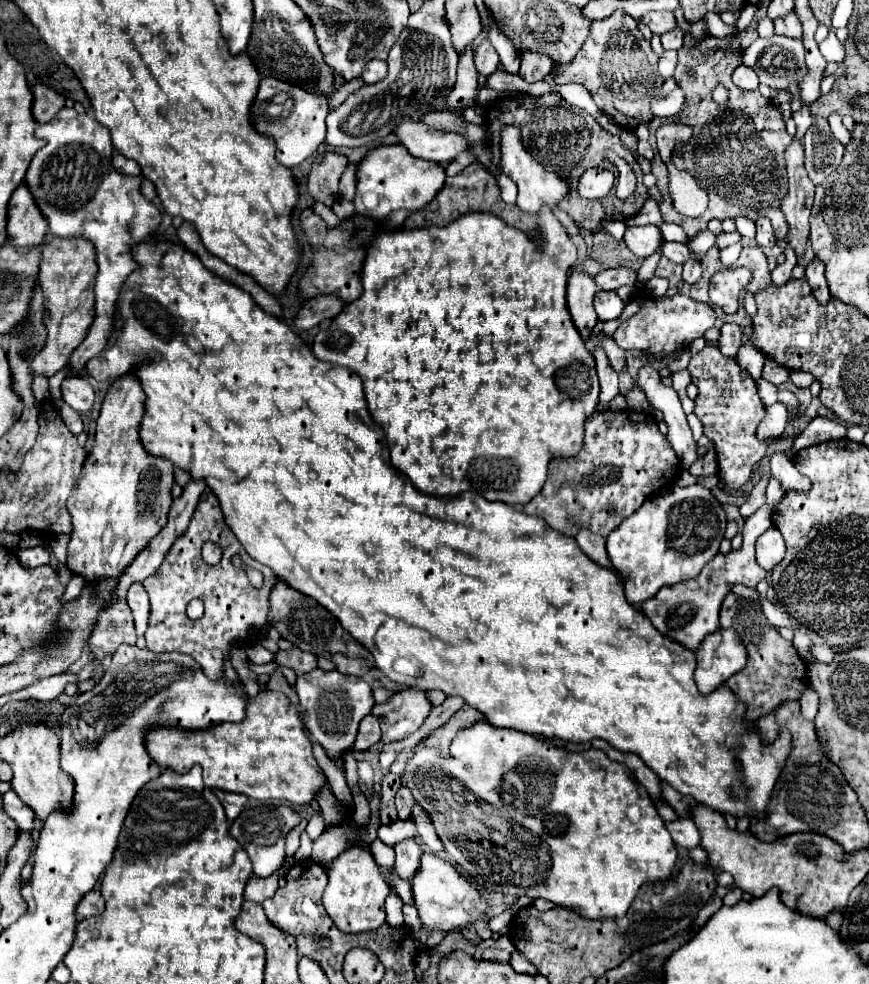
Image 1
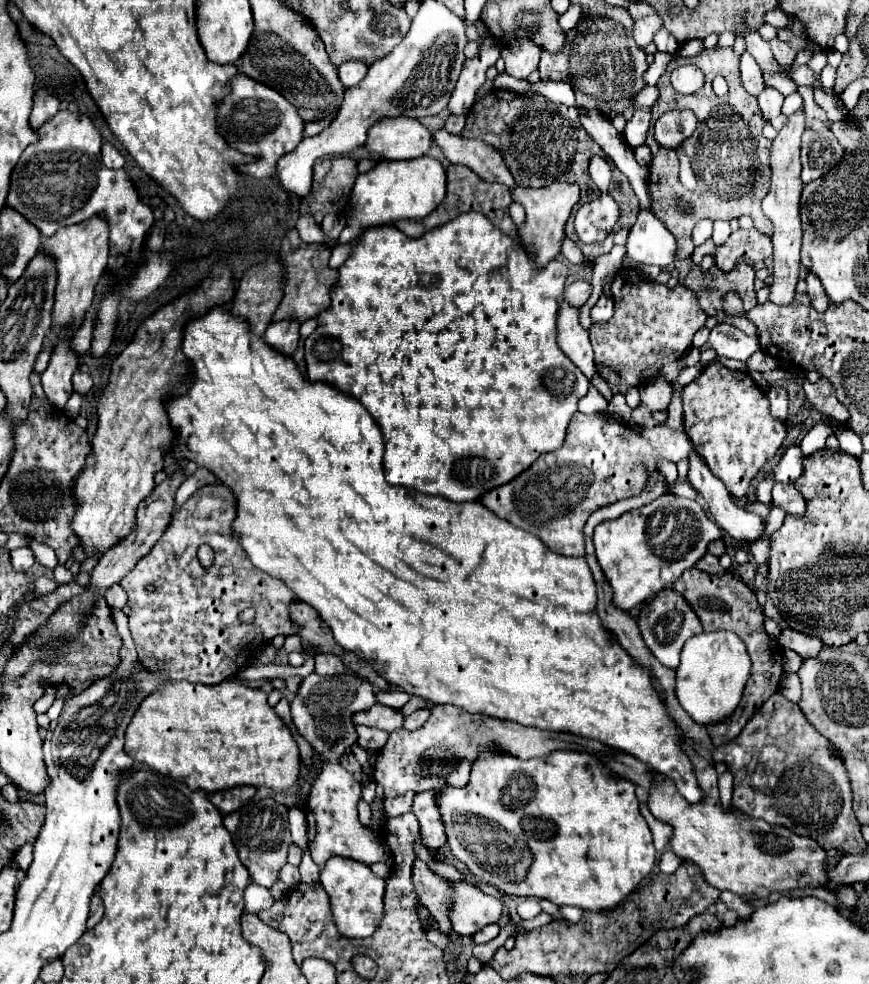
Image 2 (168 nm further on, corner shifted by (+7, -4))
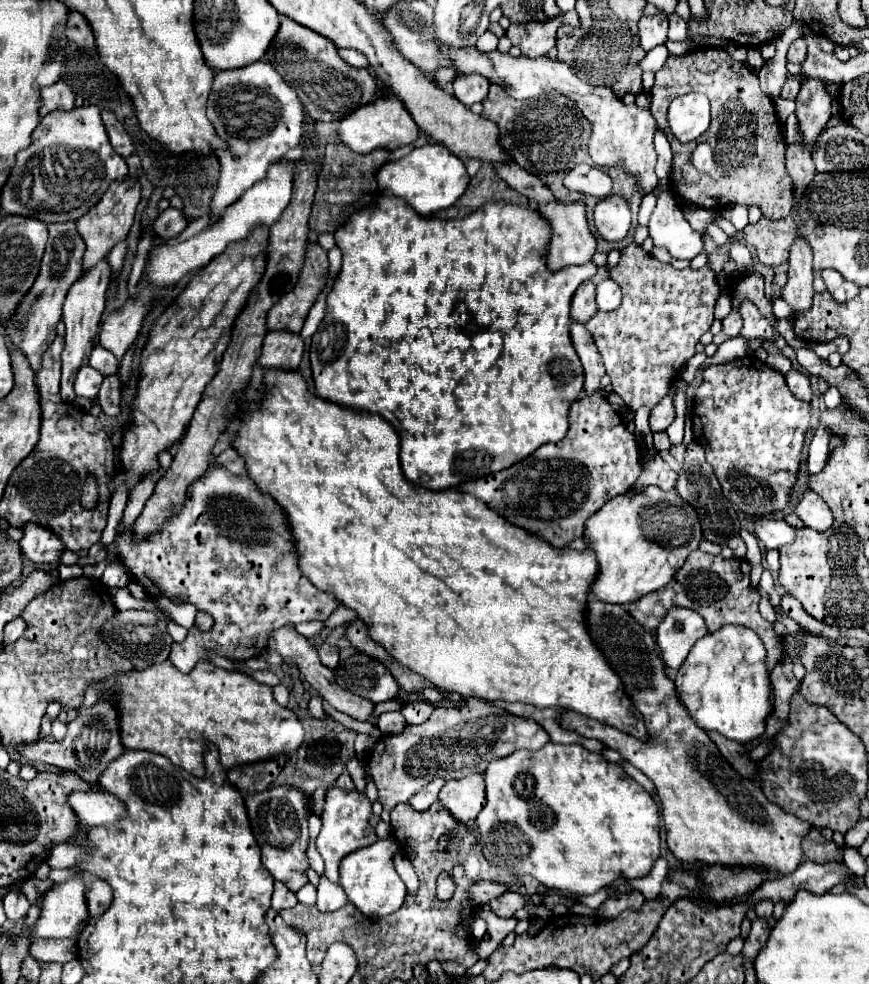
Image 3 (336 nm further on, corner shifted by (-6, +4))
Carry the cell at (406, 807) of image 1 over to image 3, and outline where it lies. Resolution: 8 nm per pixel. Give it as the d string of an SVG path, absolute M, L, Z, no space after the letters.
M436 778L436 780L432 780L430 784L426 784L416 796L412 796L410 800L408 800L408 804L414 808L414 810L426 810L432 802L436 802L436 798L438 798L438 792L440 792L440 788L444 786L446 782L442 780L442 778Z

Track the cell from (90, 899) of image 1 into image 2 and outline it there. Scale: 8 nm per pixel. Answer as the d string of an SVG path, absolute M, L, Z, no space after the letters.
M95 892L91 896L91 912L89 912L89 920L87 920L87 928L93 928L99 920L103 918L103 902L99 898L99 894Z

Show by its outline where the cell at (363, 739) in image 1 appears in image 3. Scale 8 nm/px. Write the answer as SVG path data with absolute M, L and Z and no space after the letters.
M386 712L386 714L380 714L376 728L380 736L394 736L406 728L406 720L400 712Z

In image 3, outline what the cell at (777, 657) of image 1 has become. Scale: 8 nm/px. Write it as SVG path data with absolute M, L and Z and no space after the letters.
M698 550L688 556L686 564L676 572L674 580L666 588L646 594L642 600L630 604L628 610L644 628L652 632L658 628L658 624L662 622L662 616L666 616L668 608L672 606L694 608L706 620L710 632L718 630L724 624L742 624L754 630L762 638L768 652L766 668L768 672L772 672L784 656L784 640L774 632L772 622L762 618L758 610L758 602L760 602L760 596L756 596L756 592L750 588L750 564L744 558L724 560L722 556L710 556Z

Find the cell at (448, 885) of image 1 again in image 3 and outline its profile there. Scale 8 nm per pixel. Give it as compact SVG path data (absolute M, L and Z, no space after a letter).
M504 892L496 900L490 900L490 908L500 918L510 918L516 910L524 908L524 898L516 892Z

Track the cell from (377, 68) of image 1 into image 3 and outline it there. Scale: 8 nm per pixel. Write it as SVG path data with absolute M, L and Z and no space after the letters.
M340 48L340 50L338 50L338 54L342 56L342 60L346 60L346 62L348 62L350 66L354 66L354 68L370 68L368 58L366 58L362 52L358 52L358 50Z

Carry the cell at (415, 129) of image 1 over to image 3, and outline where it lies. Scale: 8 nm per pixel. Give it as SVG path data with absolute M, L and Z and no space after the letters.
M384 98L384 100L376 100L372 104L366 104L362 108L358 108L356 112L352 112L346 120L342 120L340 128L340 138L342 142L352 148L354 152L366 154L372 152L374 148L388 148L388 146L416 146L422 130L420 126L414 122L412 114L406 110L404 102L400 98Z

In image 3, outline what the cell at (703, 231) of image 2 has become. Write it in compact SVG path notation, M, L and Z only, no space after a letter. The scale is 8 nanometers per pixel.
M696 208L696 210L686 212L686 218L688 218L690 226L692 226L694 230L698 230L700 234L706 234L708 224L714 224L714 222L716 222L716 216L720 216L718 210L704 210L704 208L702 208L702 210Z

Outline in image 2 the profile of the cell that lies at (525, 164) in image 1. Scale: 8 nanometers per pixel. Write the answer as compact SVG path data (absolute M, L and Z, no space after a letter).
M555 182L549 188L513 188L511 190L513 200L519 202L525 208L525 222L519 226L521 240L525 240L525 250L529 258L537 266L547 266L551 260L555 260L561 254L561 244L565 240L565 224L573 210L573 206L579 202L579 186L577 184L565 184Z

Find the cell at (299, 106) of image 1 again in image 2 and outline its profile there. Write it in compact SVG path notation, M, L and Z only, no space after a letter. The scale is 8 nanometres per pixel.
M237 74L231 80L229 96L217 100L215 108L217 130L221 130L225 142L239 152L251 154L255 158L249 164L241 164L241 176L259 180L273 176L277 160L293 152L303 140L303 120L299 118L293 104L289 104L279 92L273 92L273 88L257 84L257 80L249 80L249 76Z

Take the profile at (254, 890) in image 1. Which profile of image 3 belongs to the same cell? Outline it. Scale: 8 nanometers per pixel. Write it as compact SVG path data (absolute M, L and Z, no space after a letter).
M274 882L274 894L272 894L272 910L280 912L284 908L292 908L294 904L298 904L296 894L292 890L288 890L282 882Z

